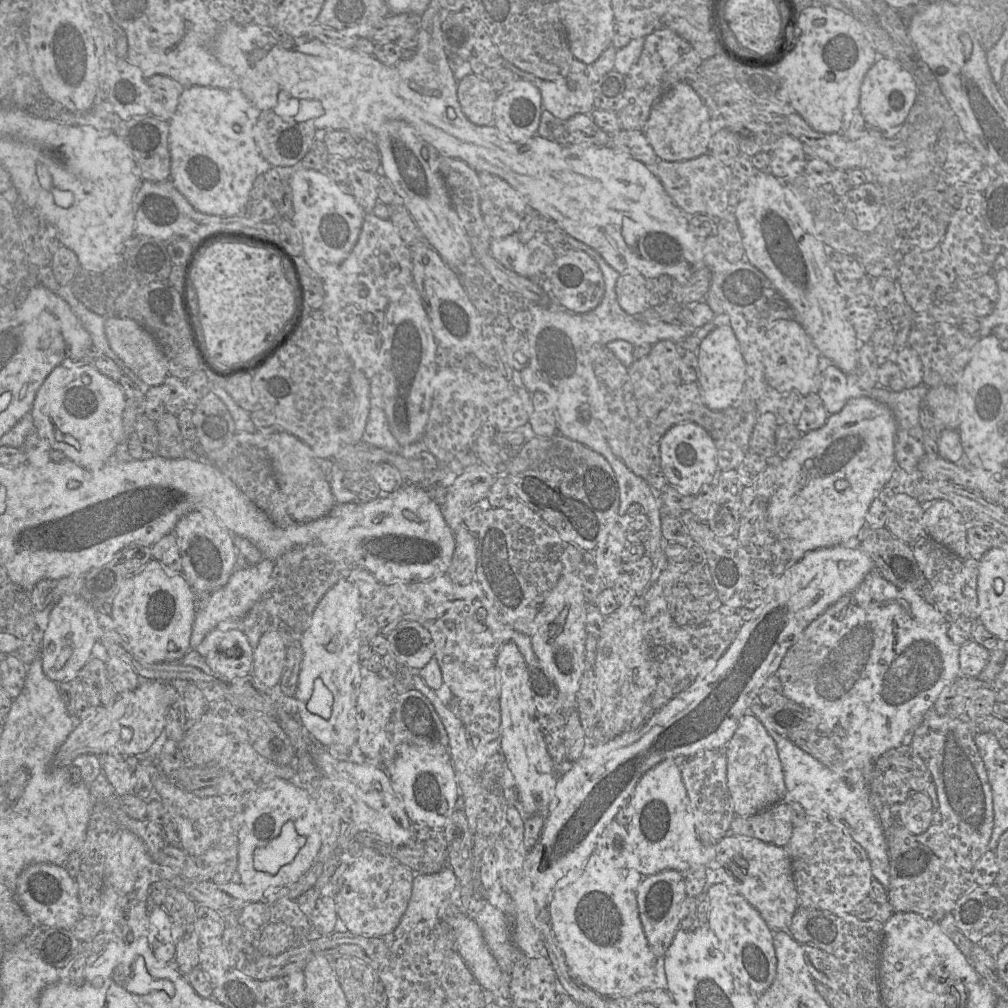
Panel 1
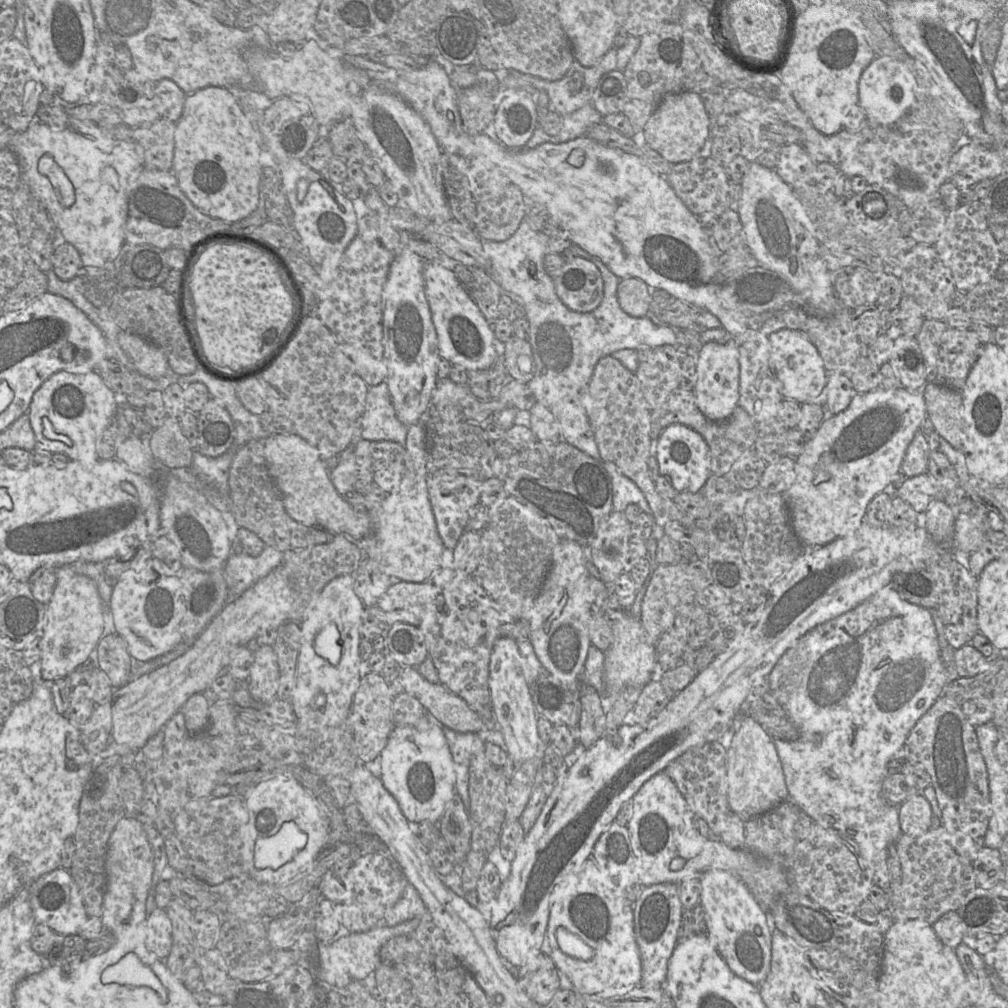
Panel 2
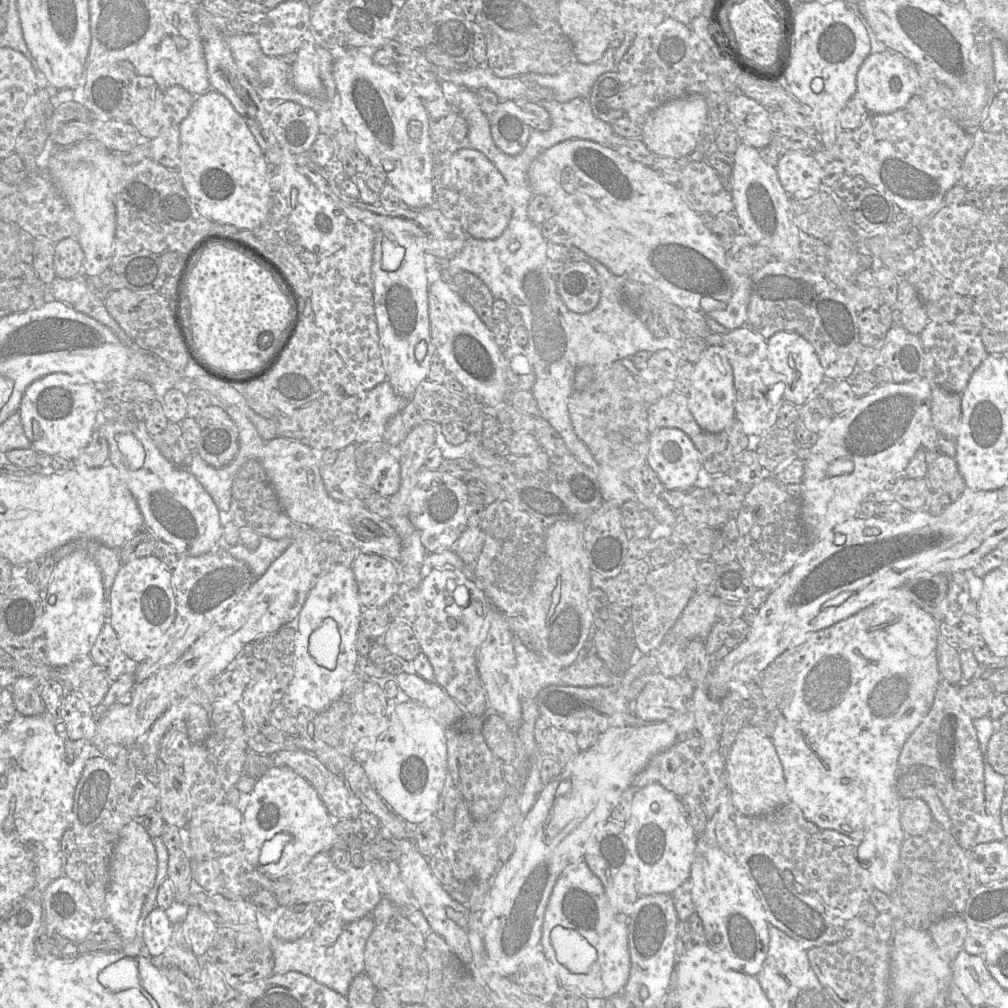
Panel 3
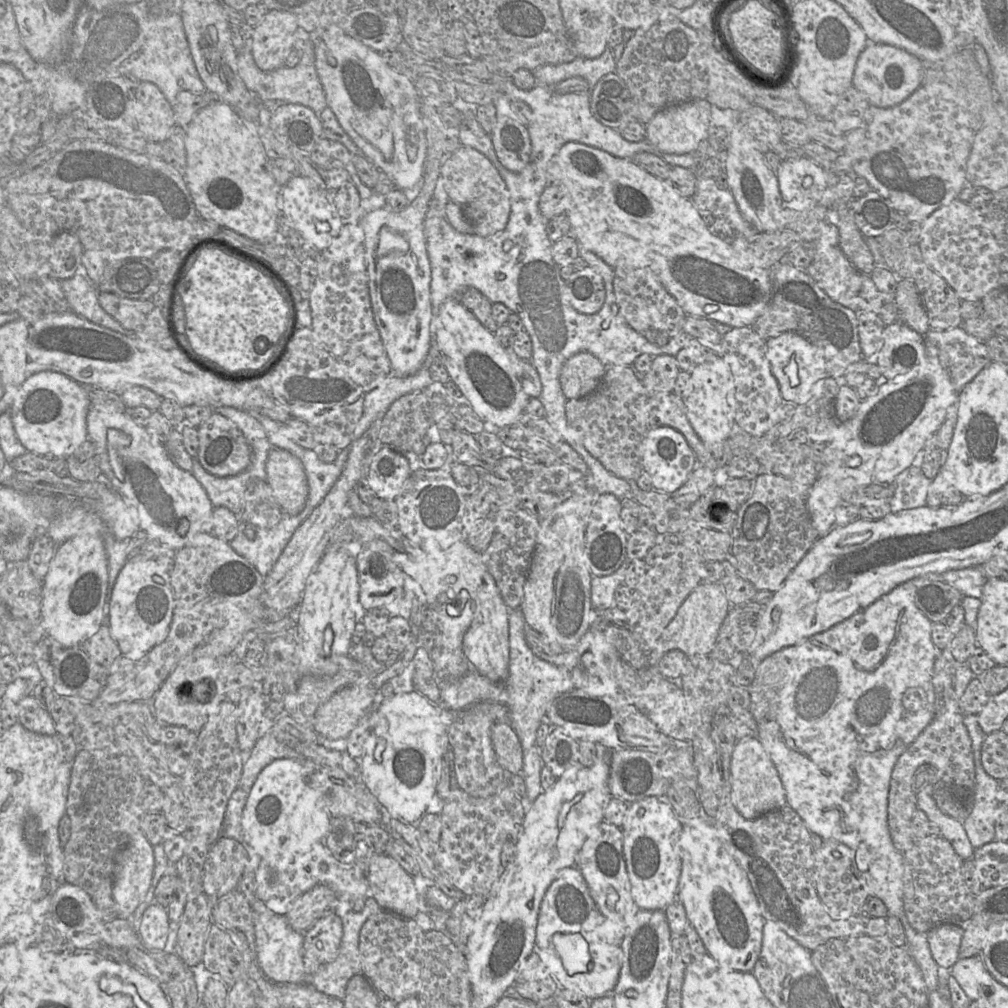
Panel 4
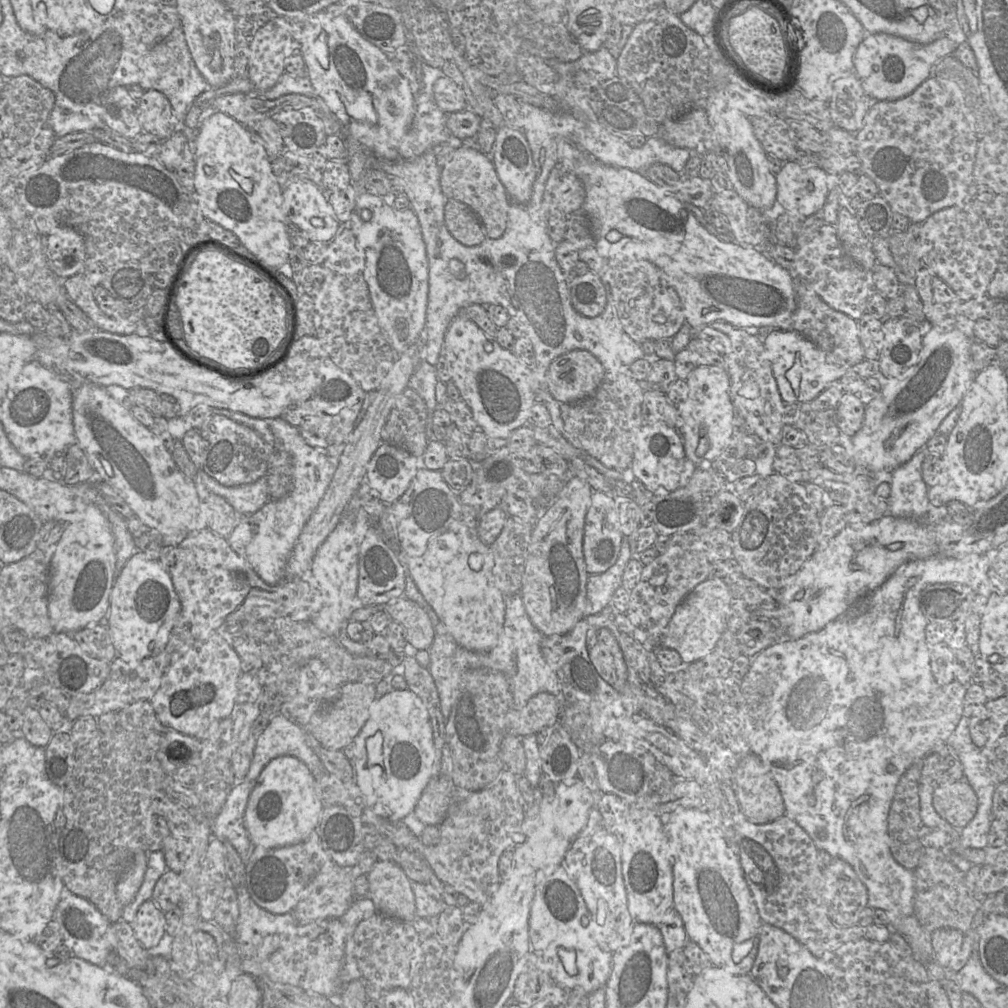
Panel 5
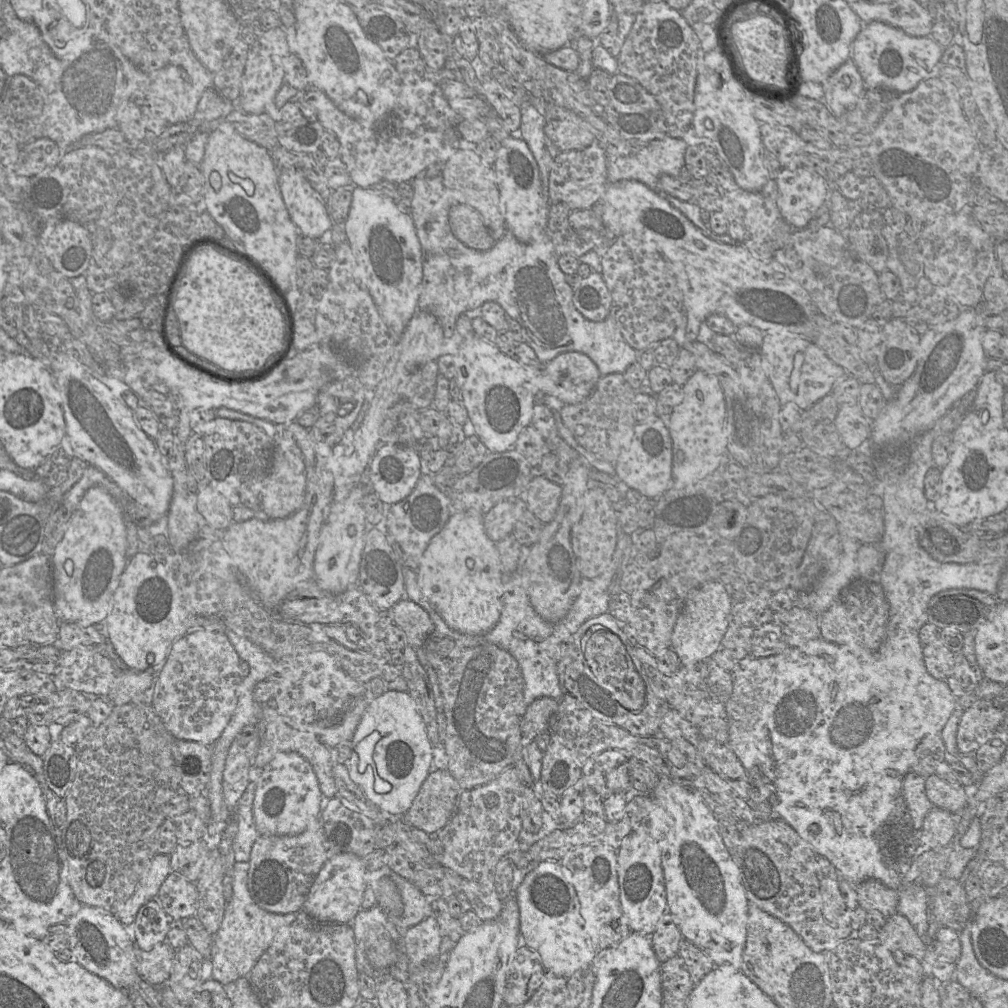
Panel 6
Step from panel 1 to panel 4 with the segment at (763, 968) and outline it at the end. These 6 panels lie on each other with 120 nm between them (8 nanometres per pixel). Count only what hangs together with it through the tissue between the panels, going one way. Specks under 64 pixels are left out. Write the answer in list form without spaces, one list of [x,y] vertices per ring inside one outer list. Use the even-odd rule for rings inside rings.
[[[700,817],[682,821],[678,897],[685,907],[689,924],[701,937],[706,953],[723,967],[752,972],[761,952],[763,926],[767,920],[760,912],[748,877],[713,825]]]

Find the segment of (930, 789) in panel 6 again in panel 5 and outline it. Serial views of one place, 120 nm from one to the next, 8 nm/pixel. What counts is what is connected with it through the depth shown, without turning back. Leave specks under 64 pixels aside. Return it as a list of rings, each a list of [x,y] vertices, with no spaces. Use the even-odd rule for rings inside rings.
[[[966,780],[935,782],[932,805],[950,825],[963,829],[975,815],[978,800]]]

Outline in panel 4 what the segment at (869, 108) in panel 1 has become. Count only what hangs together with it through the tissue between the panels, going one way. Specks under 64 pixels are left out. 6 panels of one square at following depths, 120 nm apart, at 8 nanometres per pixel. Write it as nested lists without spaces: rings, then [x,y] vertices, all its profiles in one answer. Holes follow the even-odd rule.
[[[870,42],[858,57],[852,85],[865,95],[870,105],[887,108],[908,99],[920,86],[923,72],[923,61],[906,50],[890,44]]]

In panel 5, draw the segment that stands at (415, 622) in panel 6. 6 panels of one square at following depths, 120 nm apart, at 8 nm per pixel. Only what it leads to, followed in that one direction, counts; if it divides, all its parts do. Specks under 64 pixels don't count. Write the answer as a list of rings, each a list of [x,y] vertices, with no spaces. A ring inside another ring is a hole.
[[[398,597],[384,605],[370,605],[370,606],[384,606],[385,612],[387,612],[390,619],[399,622],[404,627],[404,629],[406,630],[410,651],[414,652],[417,650],[428,650],[430,648],[435,636],[435,628],[425,609],[422,608],[420,605],[418,605],[416,602],[406,597]]]

